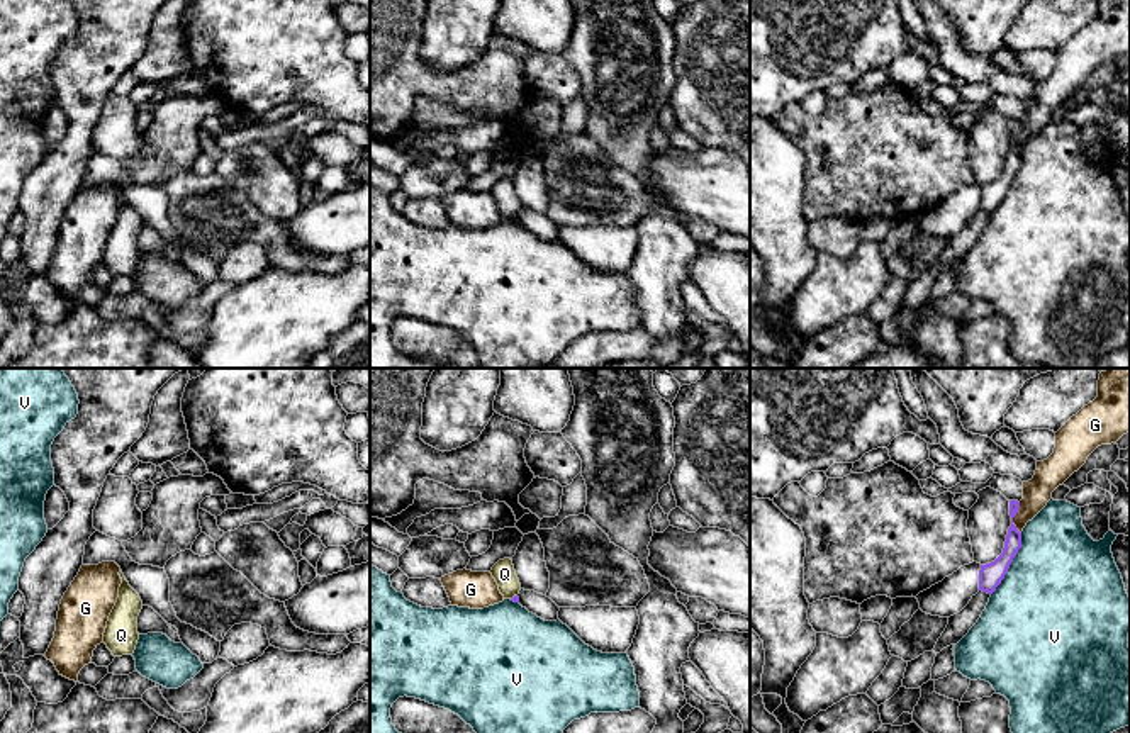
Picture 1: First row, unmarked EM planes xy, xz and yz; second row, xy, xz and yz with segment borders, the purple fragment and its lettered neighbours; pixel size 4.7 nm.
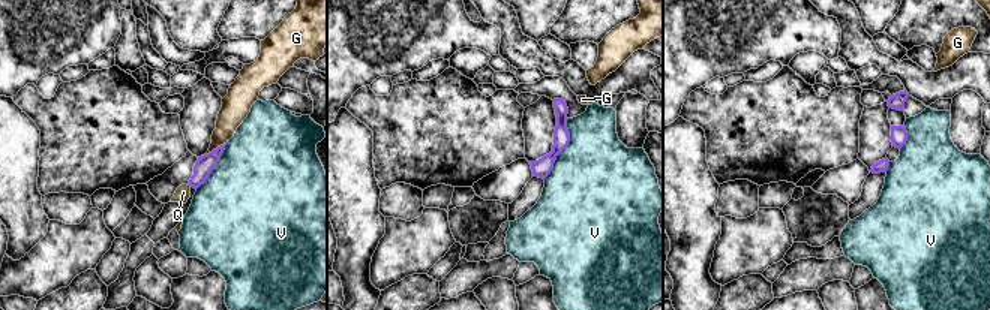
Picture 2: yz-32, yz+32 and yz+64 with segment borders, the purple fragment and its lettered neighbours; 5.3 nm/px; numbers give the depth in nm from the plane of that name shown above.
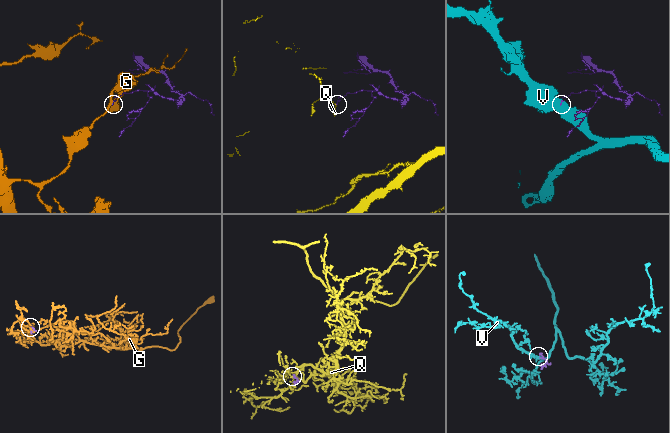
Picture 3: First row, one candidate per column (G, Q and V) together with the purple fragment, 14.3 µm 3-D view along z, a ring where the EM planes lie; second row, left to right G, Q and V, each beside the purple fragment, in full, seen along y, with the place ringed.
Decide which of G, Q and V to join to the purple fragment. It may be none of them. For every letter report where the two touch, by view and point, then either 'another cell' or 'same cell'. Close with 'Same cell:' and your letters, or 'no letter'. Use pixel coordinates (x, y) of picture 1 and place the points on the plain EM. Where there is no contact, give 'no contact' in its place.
G: contact yz (1013, 136); another cell
Q: contact xz (513, 218); another cell
V: contact yz (1010, 184); another cell
Same cell: no letter

